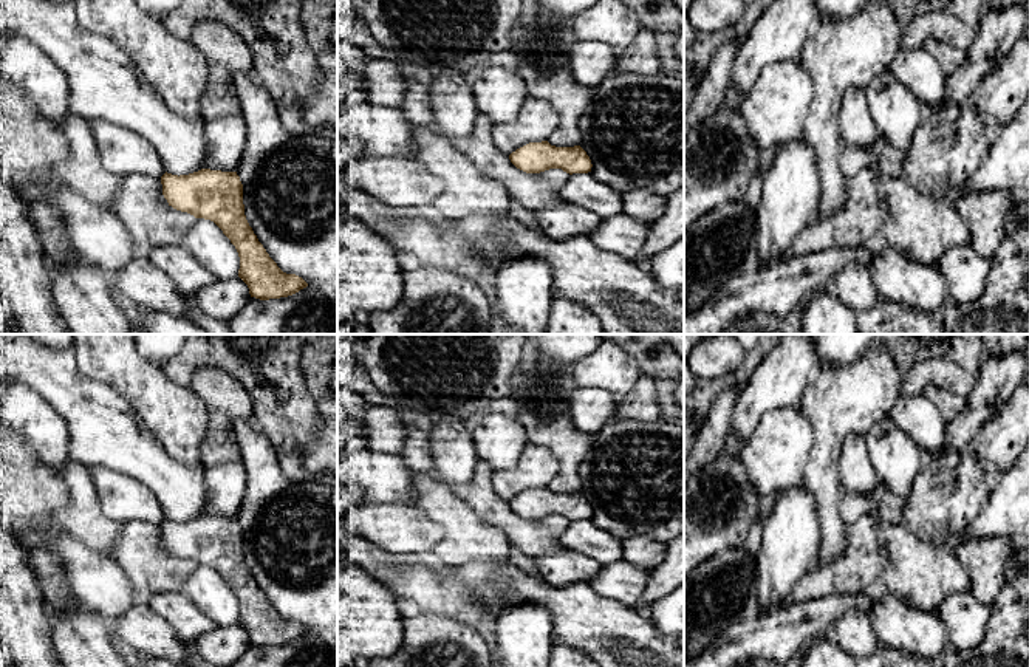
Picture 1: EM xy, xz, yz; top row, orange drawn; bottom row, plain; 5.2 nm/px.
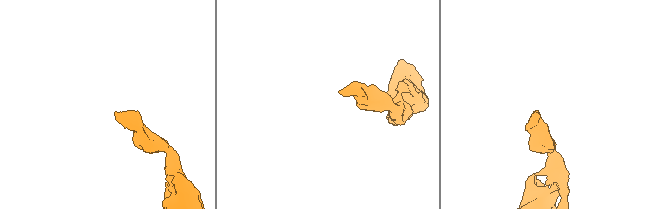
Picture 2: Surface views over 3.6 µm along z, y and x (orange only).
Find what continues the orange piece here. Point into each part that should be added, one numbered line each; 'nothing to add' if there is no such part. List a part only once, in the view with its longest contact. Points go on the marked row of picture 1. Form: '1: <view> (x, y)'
nothing to add

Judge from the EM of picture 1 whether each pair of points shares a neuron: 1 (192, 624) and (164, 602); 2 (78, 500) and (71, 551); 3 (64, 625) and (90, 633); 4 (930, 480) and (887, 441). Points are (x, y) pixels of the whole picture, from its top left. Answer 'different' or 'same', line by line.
1: same
2: different
3: same
4: different

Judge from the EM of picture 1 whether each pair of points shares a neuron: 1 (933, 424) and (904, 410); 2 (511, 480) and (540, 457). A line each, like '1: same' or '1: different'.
1: same
2: same

